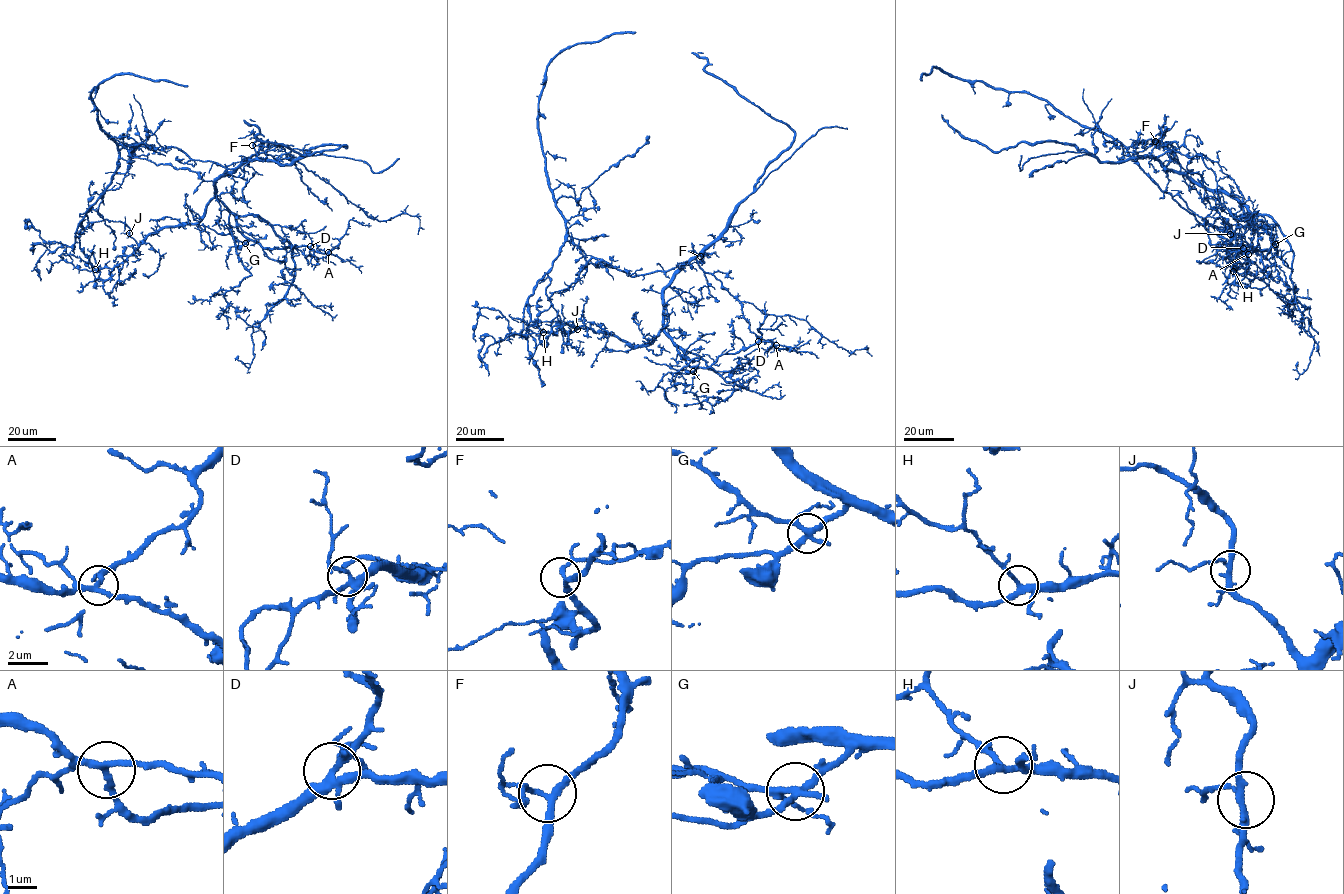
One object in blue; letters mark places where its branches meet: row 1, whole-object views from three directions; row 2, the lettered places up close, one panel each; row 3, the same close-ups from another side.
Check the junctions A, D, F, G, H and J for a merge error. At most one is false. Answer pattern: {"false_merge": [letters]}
{"false_merge": ["G"]}

